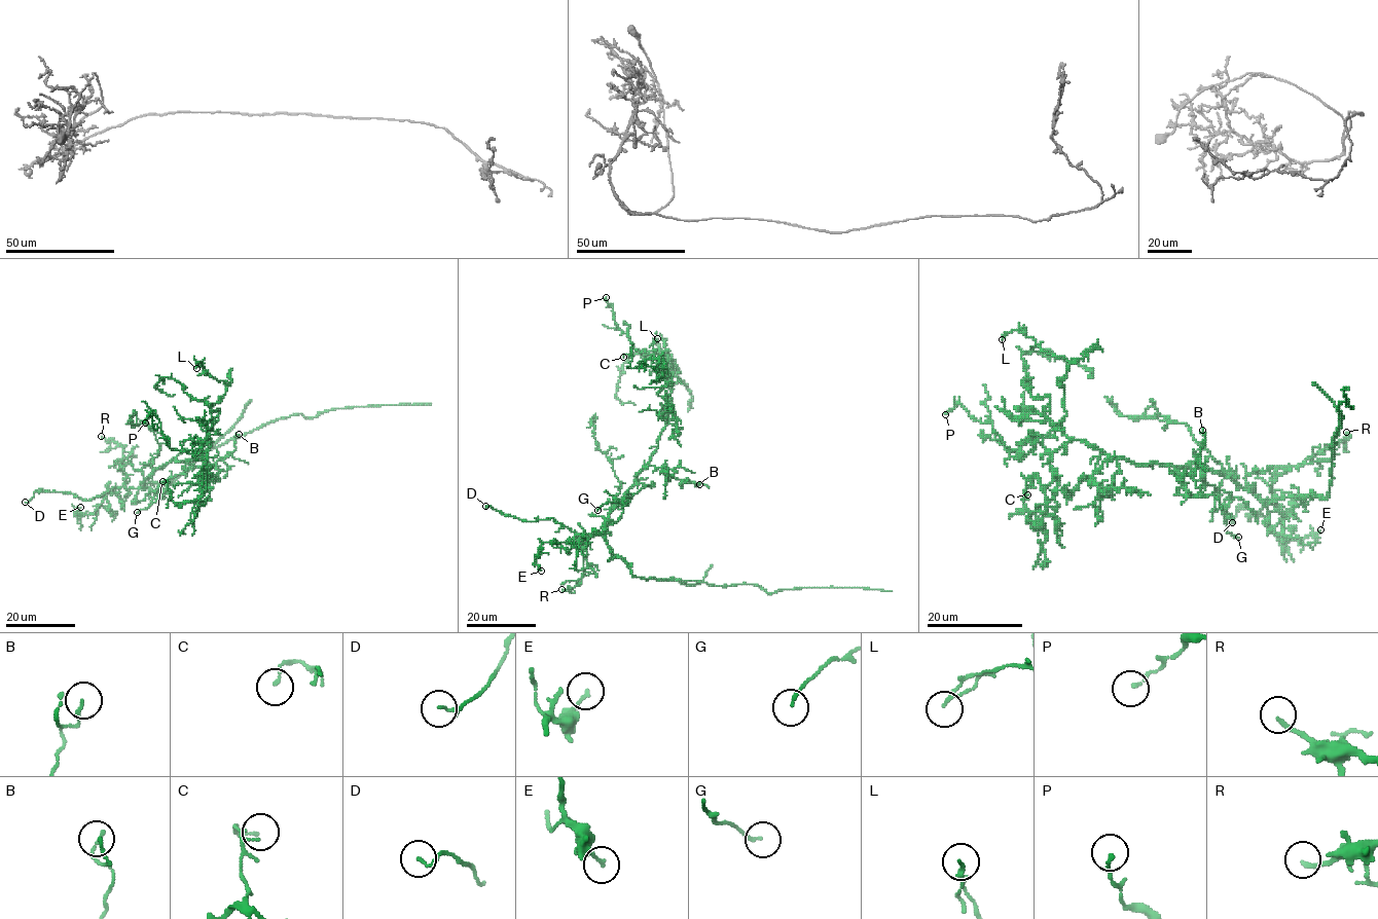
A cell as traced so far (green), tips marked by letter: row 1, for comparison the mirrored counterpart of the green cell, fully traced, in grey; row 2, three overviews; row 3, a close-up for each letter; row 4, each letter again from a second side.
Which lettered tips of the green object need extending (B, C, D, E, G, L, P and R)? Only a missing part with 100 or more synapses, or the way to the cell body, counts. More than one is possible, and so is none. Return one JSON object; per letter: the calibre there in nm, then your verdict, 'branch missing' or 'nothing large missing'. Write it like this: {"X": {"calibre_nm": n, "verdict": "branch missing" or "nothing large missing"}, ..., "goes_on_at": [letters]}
{"B": {"calibre_nm": 120, "verdict": "nothing large missing"}, "C": {"calibre_nm": 120, "verdict": "nothing large missing"}, "D": {"calibre_nm": 90, "verdict": "nothing large missing"}, "E": {"calibre_nm": 150, "verdict": "nothing large missing"}, "G": {"calibre_nm": 130, "verdict": "nothing large missing"}, "L": {"calibre_nm": 110, "verdict": "nothing large missing"}, "P": {"calibre_nm": 130, "verdict": "nothing large missing"}, "R": {"calibre_nm": 170, "verdict": "nothing large missing"}, "goes_on_at": []}

